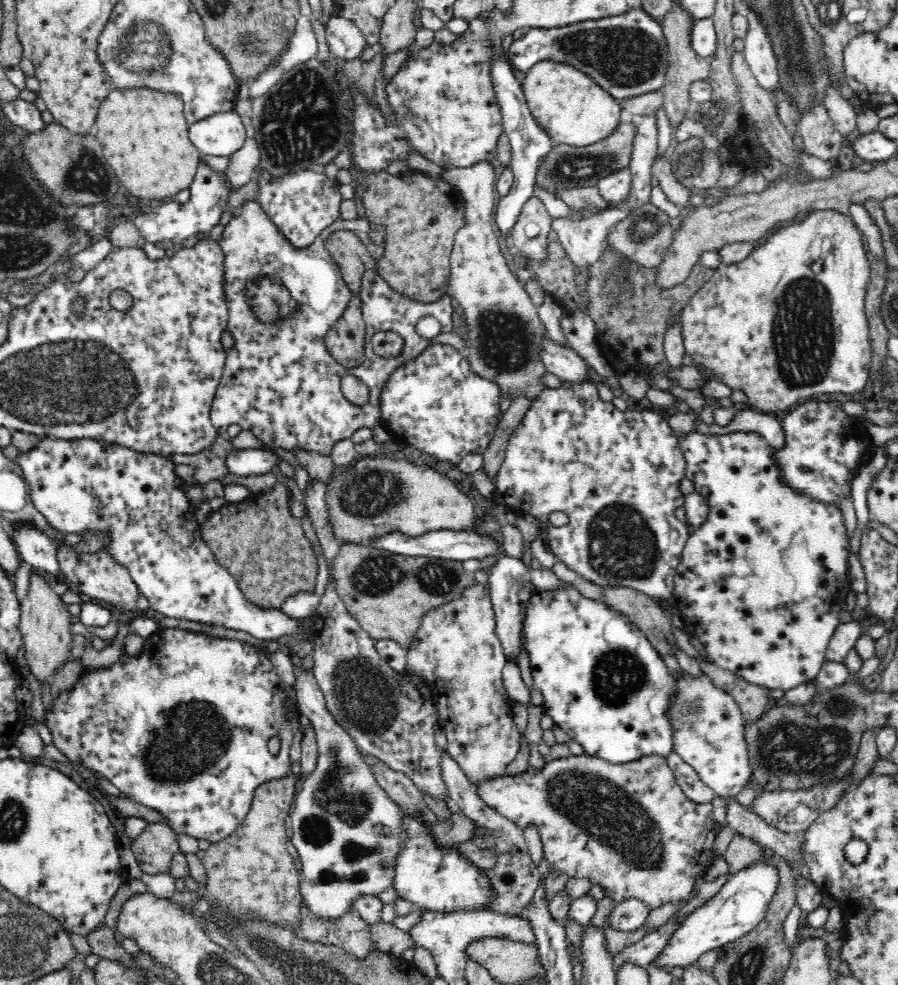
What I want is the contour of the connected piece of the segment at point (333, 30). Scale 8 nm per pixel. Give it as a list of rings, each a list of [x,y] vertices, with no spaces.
[[[335,15],[326,25],[326,40],[332,56],[347,61],[360,57],[367,42],[351,20]]]

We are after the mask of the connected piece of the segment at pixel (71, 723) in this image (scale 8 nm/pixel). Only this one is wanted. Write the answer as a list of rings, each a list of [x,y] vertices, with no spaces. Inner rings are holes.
[[[161,628],[145,639],[143,649],[137,655],[130,655],[123,651],[116,662],[94,667],[92,672],[84,666],[82,676],[73,684],[72,690],[62,691],[58,696],[54,696],[51,705],[45,707],[43,723],[52,735],[52,745],[72,764],[82,766],[84,770],[89,770],[108,781],[130,800],[162,813],[162,816],[166,817],[166,824],[178,834],[188,834],[194,838],[204,838],[209,843],[215,843],[229,837],[244,822],[252,806],[254,793],[263,783],[291,774],[290,748],[293,737],[286,725],[283,708],[283,702],[290,694],[286,683],[282,682],[274,668],[274,663],[258,646],[180,628]],[[275,735],[280,735],[282,738],[282,748],[278,756],[272,756],[268,749],[268,743]]]

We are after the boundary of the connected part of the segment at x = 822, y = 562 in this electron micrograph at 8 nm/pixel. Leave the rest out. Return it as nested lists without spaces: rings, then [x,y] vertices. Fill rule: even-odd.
[[[695,431],[686,438],[679,440],[680,448],[686,460],[686,477],[694,482],[694,488],[706,497],[710,505],[710,517],[689,534],[684,546],[681,561],[675,574],[675,586],[672,592],[671,603],[679,612],[684,630],[698,636],[714,664],[723,669],[735,672],[748,682],[769,688],[770,690],[788,691],[796,686],[805,685],[816,679],[825,661],[825,652],[830,637],[834,634],[840,613],[843,610],[843,601],[850,592],[850,583],[847,575],[848,565],[846,558],[850,550],[844,520],[840,509],[831,504],[820,504],[810,500],[805,494],[795,494],[779,480],[779,472],[773,463],[773,448],[768,446],[757,434],[736,433],[716,437],[702,435]]]

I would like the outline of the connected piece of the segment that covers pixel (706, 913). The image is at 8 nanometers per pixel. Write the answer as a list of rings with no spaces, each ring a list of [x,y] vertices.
[[[756,863],[730,876],[715,896],[688,915],[682,928],[674,932],[666,950],[655,959],[656,964],[662,969],[662,966],[695,966],[698,957],[704,952],[720,949],[758,926],[778,882],[773,863]]]

